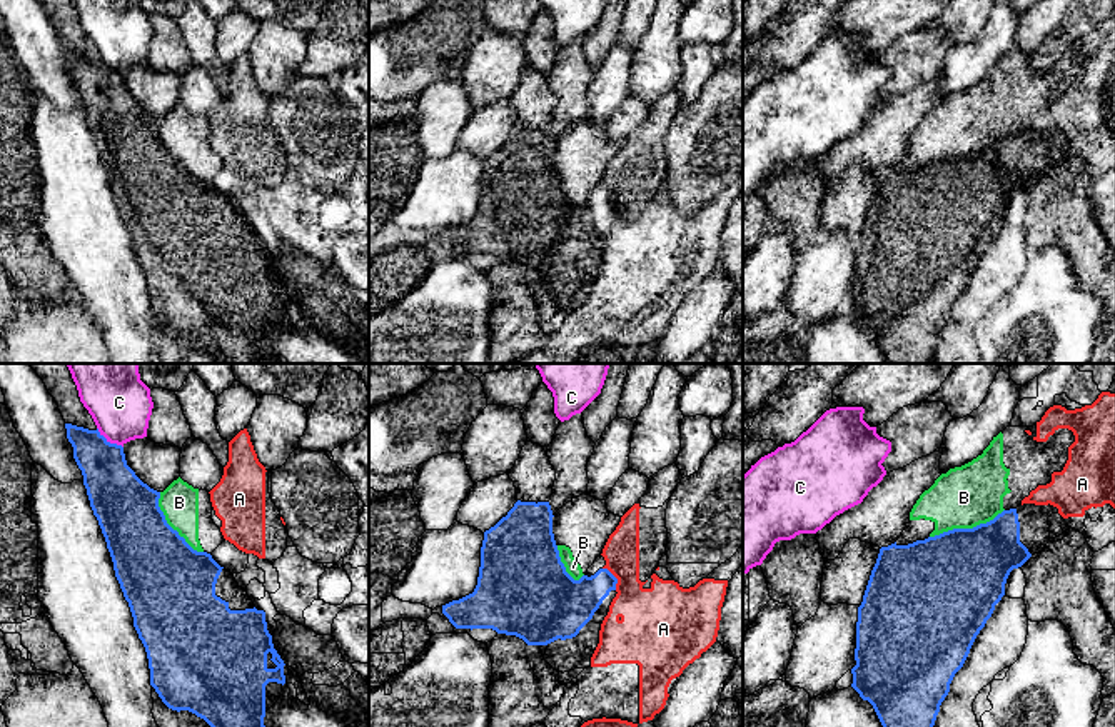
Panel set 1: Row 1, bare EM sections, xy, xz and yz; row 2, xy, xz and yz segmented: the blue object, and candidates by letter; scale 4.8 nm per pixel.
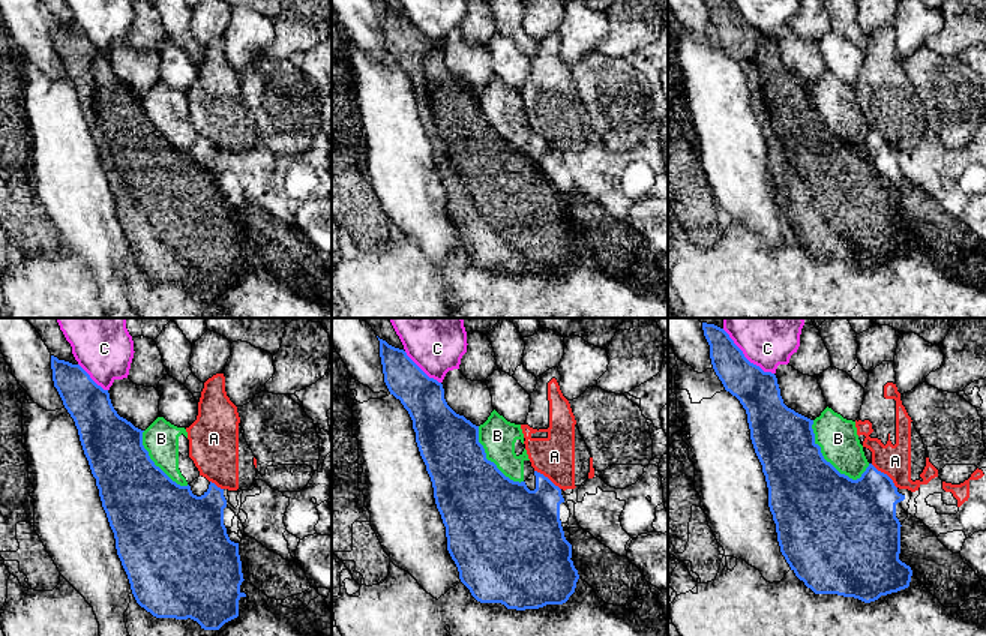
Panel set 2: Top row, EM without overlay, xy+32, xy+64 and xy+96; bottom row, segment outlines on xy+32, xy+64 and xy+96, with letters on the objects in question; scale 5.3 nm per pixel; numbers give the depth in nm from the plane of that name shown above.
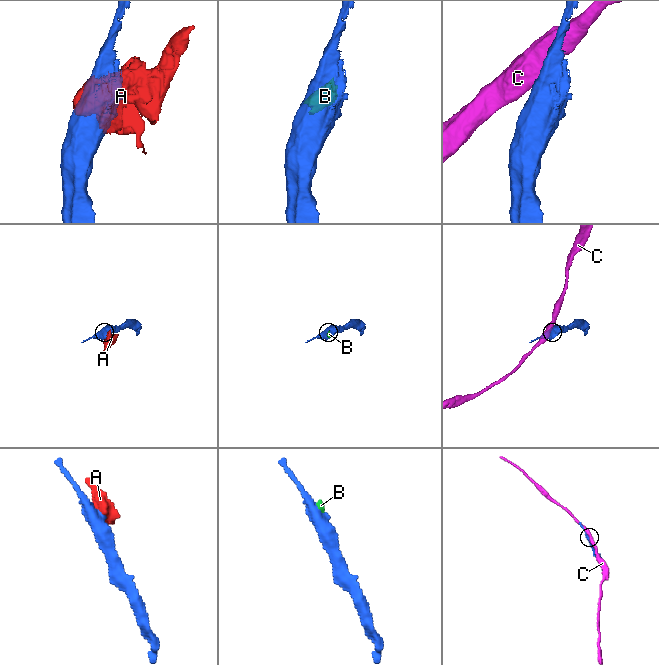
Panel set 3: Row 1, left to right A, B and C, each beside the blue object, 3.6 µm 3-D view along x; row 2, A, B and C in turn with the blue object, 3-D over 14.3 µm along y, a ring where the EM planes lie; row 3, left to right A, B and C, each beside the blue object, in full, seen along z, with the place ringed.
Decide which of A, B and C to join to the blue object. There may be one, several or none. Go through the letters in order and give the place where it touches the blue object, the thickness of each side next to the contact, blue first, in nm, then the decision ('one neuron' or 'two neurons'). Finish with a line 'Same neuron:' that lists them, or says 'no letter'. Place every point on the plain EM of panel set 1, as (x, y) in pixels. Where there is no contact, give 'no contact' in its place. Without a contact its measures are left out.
A: contact xz (615, 204); calibres 240 and 280 nm; two neurons
B: contact yz (967, 155); calibres 460 and 300 nm; two neurons
C: contact xy (109, 69); calibres 260 and 300 nm; two neurons
Same neuron: no letter

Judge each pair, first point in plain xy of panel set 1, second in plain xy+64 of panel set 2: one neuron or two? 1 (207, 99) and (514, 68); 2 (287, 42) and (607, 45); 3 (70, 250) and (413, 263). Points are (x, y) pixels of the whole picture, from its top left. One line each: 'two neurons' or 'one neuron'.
1: one neuron
2: two neurons
3: two neurons

